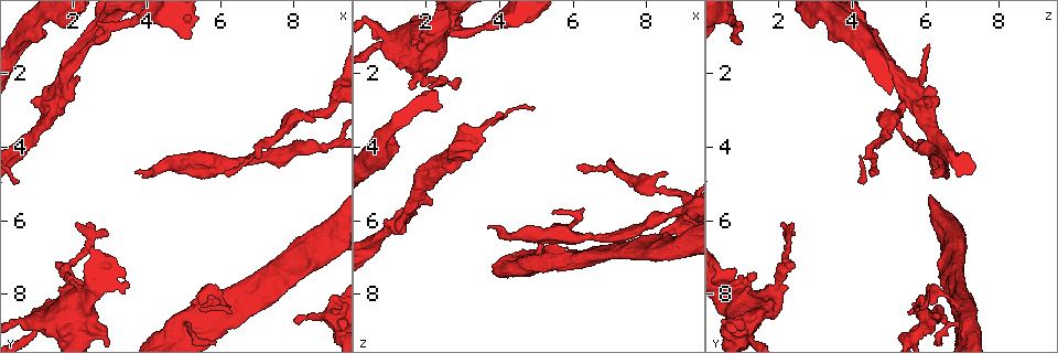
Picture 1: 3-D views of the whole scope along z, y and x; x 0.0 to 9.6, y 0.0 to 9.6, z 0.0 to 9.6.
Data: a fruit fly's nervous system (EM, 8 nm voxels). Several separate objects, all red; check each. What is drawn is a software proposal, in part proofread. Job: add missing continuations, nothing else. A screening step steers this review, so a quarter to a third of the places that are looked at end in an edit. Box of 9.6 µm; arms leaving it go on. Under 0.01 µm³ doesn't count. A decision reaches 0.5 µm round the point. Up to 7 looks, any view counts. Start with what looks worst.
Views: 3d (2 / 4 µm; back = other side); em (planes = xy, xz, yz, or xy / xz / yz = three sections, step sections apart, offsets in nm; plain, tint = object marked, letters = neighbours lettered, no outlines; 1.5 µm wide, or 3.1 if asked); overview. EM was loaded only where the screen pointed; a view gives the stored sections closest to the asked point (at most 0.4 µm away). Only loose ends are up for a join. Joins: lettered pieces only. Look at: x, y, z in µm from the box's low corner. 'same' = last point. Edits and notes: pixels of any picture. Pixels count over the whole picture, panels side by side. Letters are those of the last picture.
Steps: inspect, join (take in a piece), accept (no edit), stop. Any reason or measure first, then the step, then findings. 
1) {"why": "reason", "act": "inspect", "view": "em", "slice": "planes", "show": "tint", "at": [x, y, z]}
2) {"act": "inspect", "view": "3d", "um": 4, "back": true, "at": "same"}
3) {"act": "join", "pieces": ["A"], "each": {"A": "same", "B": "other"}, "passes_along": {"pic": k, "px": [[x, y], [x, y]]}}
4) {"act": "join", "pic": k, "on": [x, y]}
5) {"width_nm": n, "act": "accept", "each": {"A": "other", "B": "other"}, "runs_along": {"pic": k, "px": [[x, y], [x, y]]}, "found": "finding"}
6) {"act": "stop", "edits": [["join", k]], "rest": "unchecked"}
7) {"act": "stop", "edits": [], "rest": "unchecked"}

{"why": "long arm stops here", "act": "inspect", "view": "3d", "um": 2, "at": [2.60, 1.10, 0.85]}

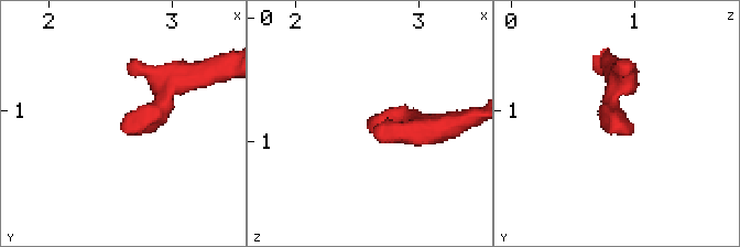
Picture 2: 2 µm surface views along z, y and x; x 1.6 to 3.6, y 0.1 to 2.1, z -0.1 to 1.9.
{"act": "inspect", "view": "em", "slice": "xz", "step": 4, "show": "tint", "at": [2.58, 1.12, 0.88]}

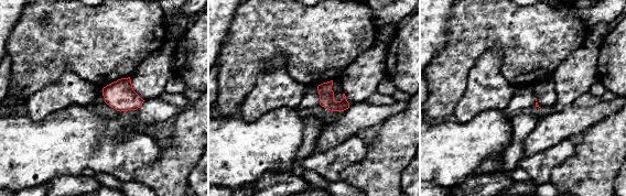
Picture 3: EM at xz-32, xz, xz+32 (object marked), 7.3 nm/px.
{"act": "inspect", "view": "em", "slice": "planes", "show": "letters", "at": "same"}

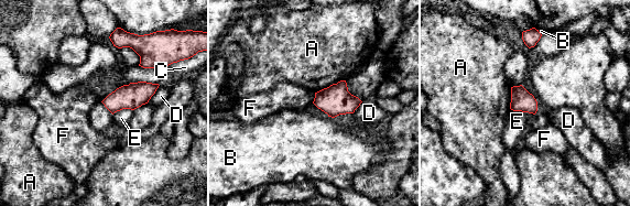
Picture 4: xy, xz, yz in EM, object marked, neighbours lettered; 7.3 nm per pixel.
{"act": "accept", "each": {"A": "other", "B": "other", "C": "other", "D": "other", "E": "other", "F": "other"}, "border": {"pic": 4, "px": [[315, 93], [312, 102]]}, "found": "no lettered piece goes on from it"}

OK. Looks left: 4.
{"why": "an open end", "act": "inspect", "view": "em", "slice": "yz", "step": 8, "show": "letters", "at": [6.10, 4.80, 4.55]}

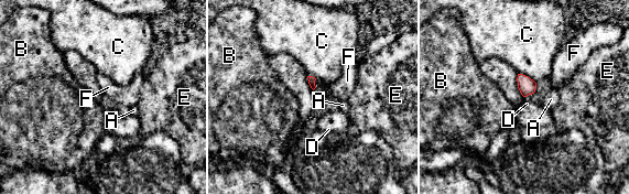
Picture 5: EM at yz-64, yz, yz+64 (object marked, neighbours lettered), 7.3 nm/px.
{"act": "accept", "each": {"A": "other", "B": "other", "C": "other", "D": "other", "E": "other", "F": "other"}, "border": {"pic": 5, "px": [[316, 79], [315, 87]]}, "found": "no lettered piece goes on from it"}

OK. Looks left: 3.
{"why": "free end", "act": "inspect", "view": "3d", "um": 2, "at": [2.10, 6.10, 2.45]}

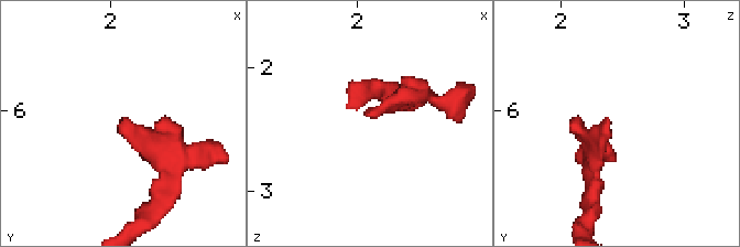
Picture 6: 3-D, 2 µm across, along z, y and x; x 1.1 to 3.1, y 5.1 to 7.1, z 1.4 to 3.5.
{"why": "need the tissue", "act": "inspect", "view": "em", "slice": "planes", "show": "letters", "at": [2.08, 6.06, 2.38]}

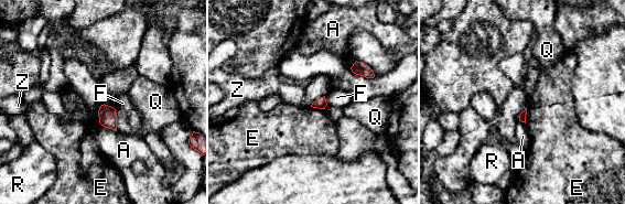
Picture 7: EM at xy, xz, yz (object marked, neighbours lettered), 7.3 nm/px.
{"act": "accept", "each": {"A": "other", "E": "other", "F": "other", "Q": "other", "R": "other", "Z": "other"}, "border": {"pic": 7, "px": [[527, 108], [525, 122]]}, "found": "none of them fits"}

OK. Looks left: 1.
{"act": "stop", "edits": [], "rest": "unchecked"}

